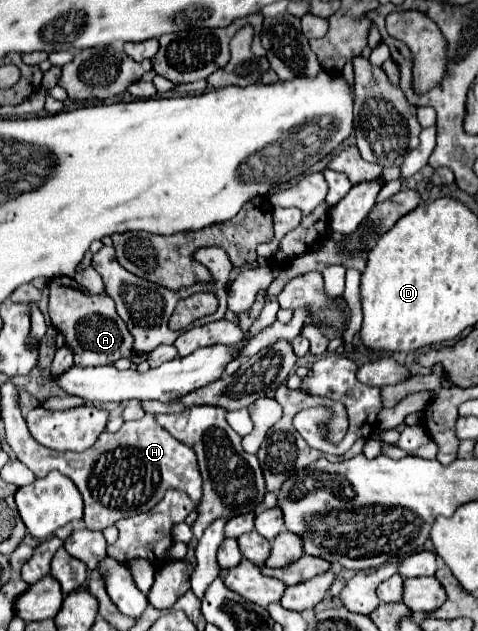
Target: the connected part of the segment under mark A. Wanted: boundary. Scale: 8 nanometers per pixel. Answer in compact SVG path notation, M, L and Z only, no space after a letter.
M70 277L52 279L48 315L56 331L66 335L66 343L74 353L74 365L82 365L82 367L112 365L118 359L132 355L134 339L126 329L124 321L118 317L114 301L106 293L100 293L100 295L90 293Z

